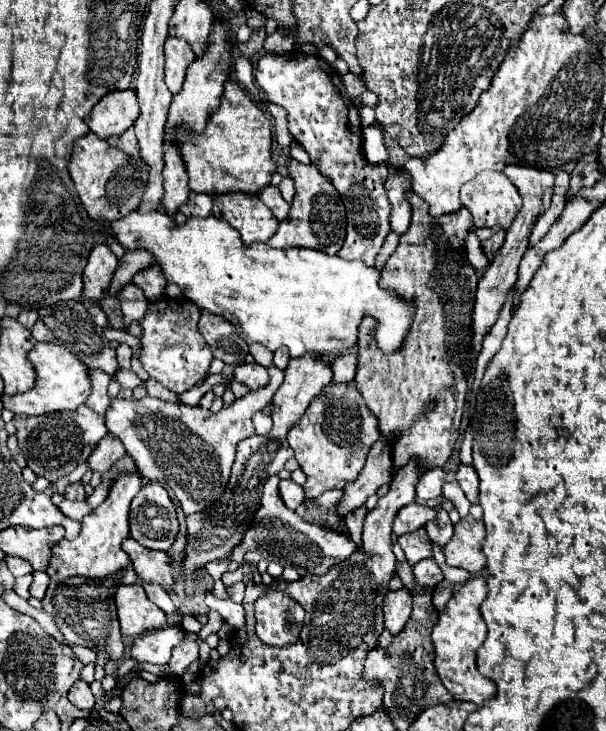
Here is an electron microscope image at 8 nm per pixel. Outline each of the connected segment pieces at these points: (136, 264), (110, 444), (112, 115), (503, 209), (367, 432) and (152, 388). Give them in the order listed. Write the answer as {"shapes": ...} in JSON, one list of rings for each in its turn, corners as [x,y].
{"shapes":[[[[146,251],[124,253],[124,257],[118,261],[118,267],[114,271],[108,295],[116,295],[116,289],[122,289],[126,283],[130,283],[132,277],[134,277],[134,273],[146,269],[150,263],[154,263],[154,261],[152,261],[150,253],[146,253]]],[[[108,433],[100,445],[92,451],[88,463],[90,463],[90,469],[92,471],[98,471],[98,473],[106,473],[118,459],[122,459],[126,455],[126,449],[122,445],[122,441],[118,437],[114,437],[112,433]]],[[[132,89],[110,91],[86,115],[86,125],[98,137],[108,139],[110,135],[120,135],[132,127],[138,113],[138,99]]],[[[485,170],[460,191],[462,205],[470,211],[474,227],[500,225],[508,229],[520,211],[520,193],[502,172]]],[[[354,381],[350,383],[328,383],[308,405],[302,419],[290,427],[288,445],[300,469],[306,473],[304,493],[308,499],[322,495],[328,489],[344,489],[346,483],[354,481],[364,467],[366,453],[380,439],[378,419],[358,393]]],[[[148,379],[145,381],[147,392],[149,396],[162,399],[164,401],[170,401],[174,403],[180,403],[178,395],[169,391],[161,383],[158,383],[154,379]]]]}

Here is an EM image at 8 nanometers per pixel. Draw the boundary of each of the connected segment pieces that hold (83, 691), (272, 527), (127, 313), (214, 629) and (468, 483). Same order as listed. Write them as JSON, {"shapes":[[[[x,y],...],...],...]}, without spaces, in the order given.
{"shapes":[[[[76,681],[68,693],[70,703],[74,703],[78,709],[92,709],[94,707],[94,695],[90,691],[90,685],[84,681]]],[[[278,475],[266,479],[260,509],[254,513],[254,521],[250,523],[246,537],[242,537],[242,545],[238,545],[238,549],[234,549],[234,553],[230,553],[228,559],[242,565],[246,551],[258,551],[266,559],[284,559],[294,567],[300,567],[312,575],[324,575],[332,565],[346,561],[356,549],[354,541],[346,533],[308,523],[294,511],[286,509],[286,505],[278,495],[278,483],[280,483]]],[[[120,301],[122,305],[122,315],[124,315],[124,325],[130,325],[132,321],[138,321],[144,317],[146,309],[148,309],[148,301]]],[[[210,610],[208,613],[208,621],[199,632],[199,638],[205,641],[209,635],[216,634],[220,630],[223,622],[224,619],[217,611]]],[[[460,465],[456,479],[470,503],[478,503],[478,475],[472,465]]]]}

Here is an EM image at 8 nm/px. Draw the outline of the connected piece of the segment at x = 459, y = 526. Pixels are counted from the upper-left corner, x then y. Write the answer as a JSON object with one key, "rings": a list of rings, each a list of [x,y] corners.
{"rings":[[[472,515],[462,517],[454,525],[452,539],[444,545],[446,563],[450,567],[466,569],[468,573],[480,573],[486,567],[486,557],[482,555],[480,541],[484,539],[484,523],[482,519],[474,519]]]}

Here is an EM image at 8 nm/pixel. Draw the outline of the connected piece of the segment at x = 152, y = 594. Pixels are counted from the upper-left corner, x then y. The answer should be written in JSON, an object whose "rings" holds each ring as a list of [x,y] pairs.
{"rings":[[[142,581],[140,585],[144,587],[148,599],[150,599],[154,605],[158,605],[164,613],[168,613],[168,615],[176,613],[176,607],[174,607],[172,599],[170,599],[170,595],[162,589],[162,585],[150,585],[150,583],[144,583],[144,581]]]}

